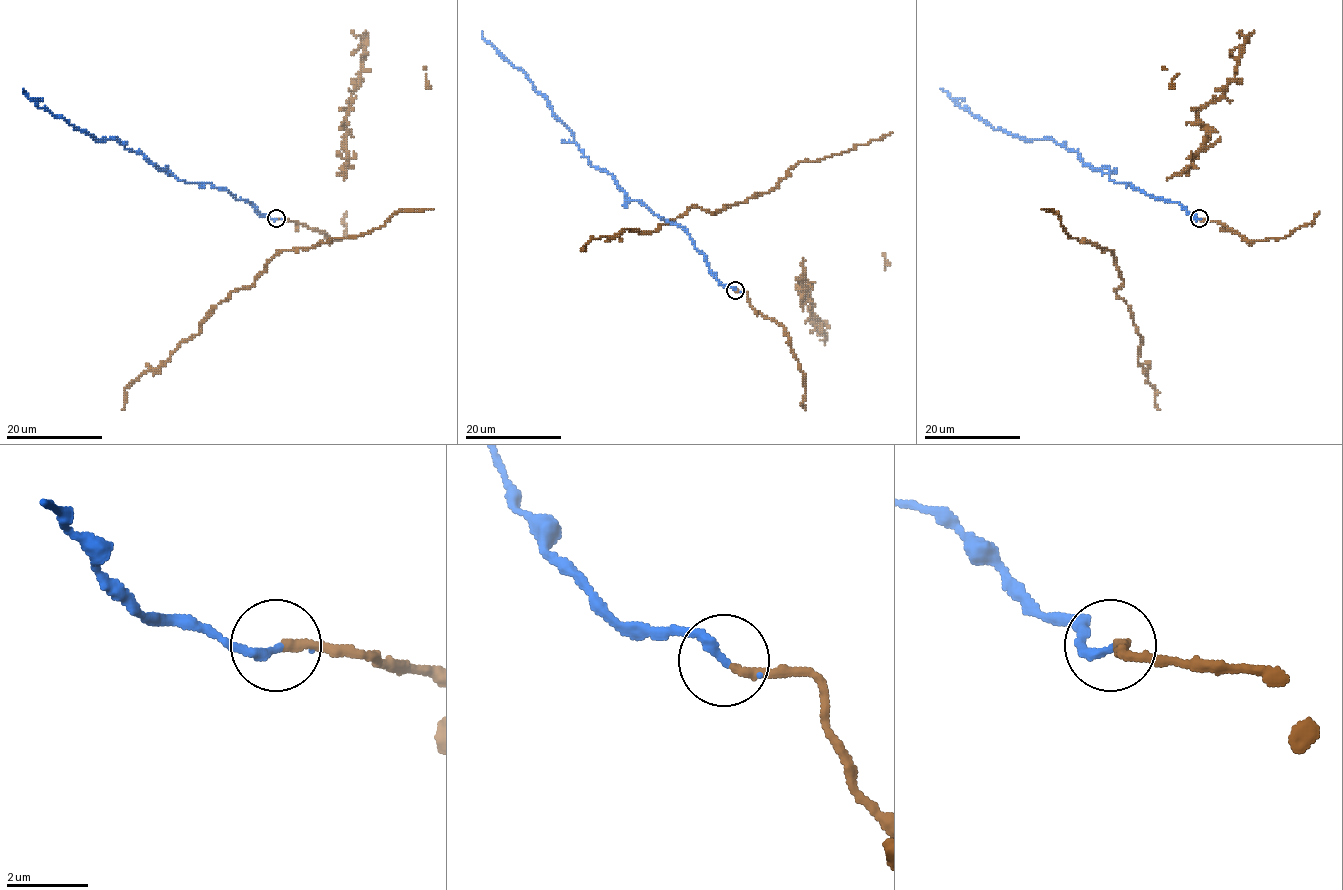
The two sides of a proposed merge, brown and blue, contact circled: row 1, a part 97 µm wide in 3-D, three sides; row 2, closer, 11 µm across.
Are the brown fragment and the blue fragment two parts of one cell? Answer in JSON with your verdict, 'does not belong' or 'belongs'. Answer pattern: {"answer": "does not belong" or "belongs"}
{"answer": "belongs"}

